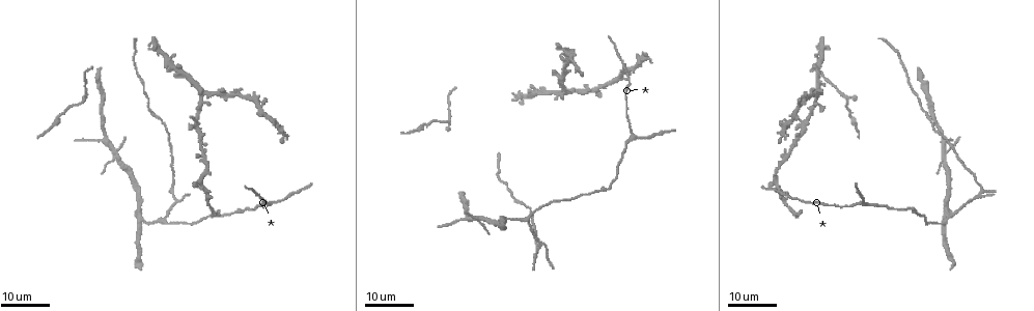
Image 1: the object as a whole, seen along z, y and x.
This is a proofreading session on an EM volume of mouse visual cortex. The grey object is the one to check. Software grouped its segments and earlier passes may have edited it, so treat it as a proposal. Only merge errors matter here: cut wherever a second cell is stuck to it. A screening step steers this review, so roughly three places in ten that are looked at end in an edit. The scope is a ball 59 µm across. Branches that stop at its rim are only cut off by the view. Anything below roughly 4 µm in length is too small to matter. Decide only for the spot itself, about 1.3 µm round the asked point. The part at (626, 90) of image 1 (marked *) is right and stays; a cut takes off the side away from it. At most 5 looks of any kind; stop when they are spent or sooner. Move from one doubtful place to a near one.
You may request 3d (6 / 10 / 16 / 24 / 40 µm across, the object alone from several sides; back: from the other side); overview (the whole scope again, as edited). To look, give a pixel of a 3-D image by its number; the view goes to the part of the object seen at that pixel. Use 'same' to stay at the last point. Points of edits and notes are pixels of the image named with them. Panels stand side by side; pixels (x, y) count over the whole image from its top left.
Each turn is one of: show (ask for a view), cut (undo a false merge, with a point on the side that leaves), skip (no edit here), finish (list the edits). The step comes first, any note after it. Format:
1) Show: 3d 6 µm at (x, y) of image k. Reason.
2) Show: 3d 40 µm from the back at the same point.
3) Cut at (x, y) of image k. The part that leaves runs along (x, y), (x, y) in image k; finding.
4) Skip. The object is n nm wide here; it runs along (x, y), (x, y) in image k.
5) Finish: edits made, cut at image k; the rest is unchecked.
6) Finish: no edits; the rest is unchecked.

Show: 3d 16 µm at (544, 244) of image 1. Three-way junction.

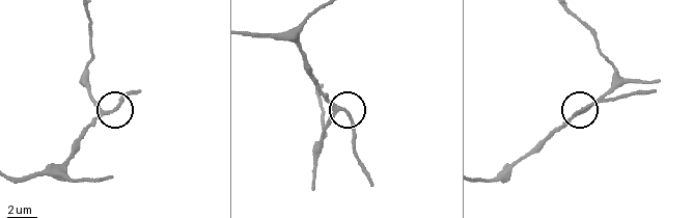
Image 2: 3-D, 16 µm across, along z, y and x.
Show: 3d 10 µm at (339, 110) of image 2.

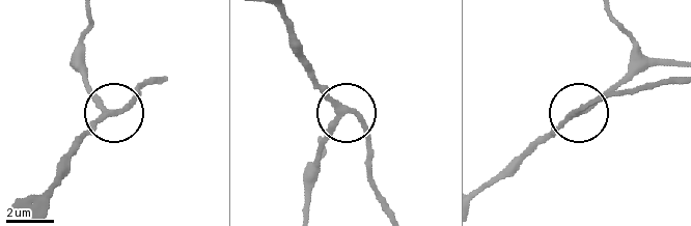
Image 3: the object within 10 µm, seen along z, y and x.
Skip. It runs along (282, 18), (312, 78), (363, 125), (369, 152) in image 3; one cell here.

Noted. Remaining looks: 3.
Show: 3d 16 µm at (527, 222) of image 1. Three-way junction.

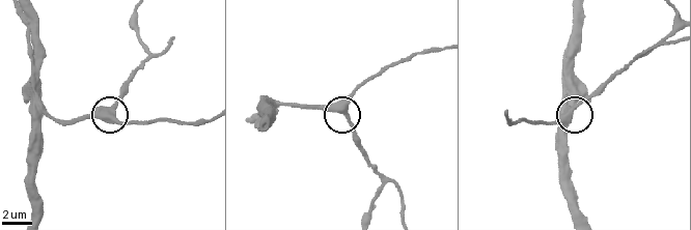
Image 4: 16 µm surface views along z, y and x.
Show: 3d 10 µm at (110, 110) of image 4. Zoom in.

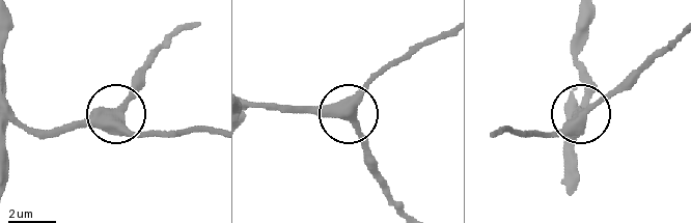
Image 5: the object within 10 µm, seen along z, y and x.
Skip. 3 arms meet here; it runs along (214, 135), (196, 129), (142, 135), (107, 111), (37, 129) in image 5; one cell here.

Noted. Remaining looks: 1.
Finish: no edits; the rest is unchecked.

